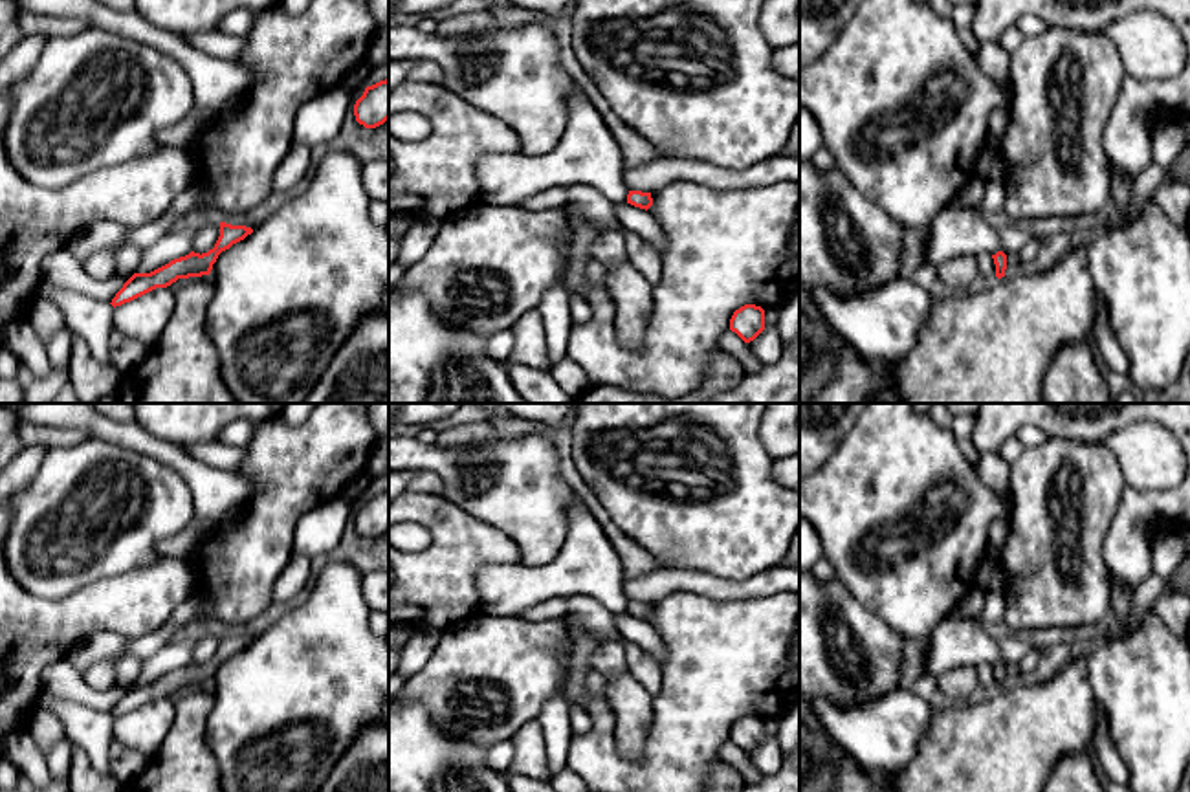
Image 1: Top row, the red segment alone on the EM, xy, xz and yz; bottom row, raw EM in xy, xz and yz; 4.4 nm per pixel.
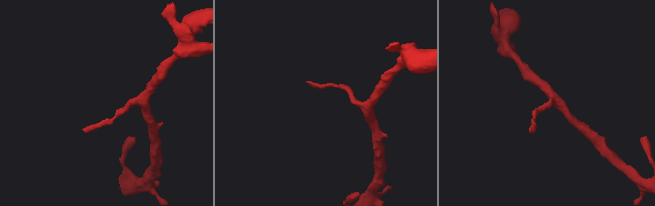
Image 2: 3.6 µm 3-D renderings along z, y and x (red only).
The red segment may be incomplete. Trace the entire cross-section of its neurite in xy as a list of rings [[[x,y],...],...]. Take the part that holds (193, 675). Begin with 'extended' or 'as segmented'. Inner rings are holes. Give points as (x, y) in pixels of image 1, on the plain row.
as segmented | [[[220,632],[220,647],[213,660],[202,666],[191,662],[189,666],[174,669],[150,684],[134,684],[116,704],[110,715],[114,719],[121,717],[156,698],[167,698],[178,689],[209,686],[218,666],[251,644],[251,638]]]

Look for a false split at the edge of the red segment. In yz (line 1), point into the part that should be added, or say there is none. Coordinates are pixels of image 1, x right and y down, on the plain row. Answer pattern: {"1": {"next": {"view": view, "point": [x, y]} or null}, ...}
{"1": {"next": null}}

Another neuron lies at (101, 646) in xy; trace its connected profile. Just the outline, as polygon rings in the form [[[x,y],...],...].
[[[101,631],[75,645],[68,653],[68,660],[83,675],[101,660],[121,656],[127,647],[127,642],[128,638],[117,632]]]

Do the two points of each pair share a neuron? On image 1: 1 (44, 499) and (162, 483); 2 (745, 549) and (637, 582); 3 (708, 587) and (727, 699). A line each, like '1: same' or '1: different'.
1: same
2: different
3: different

